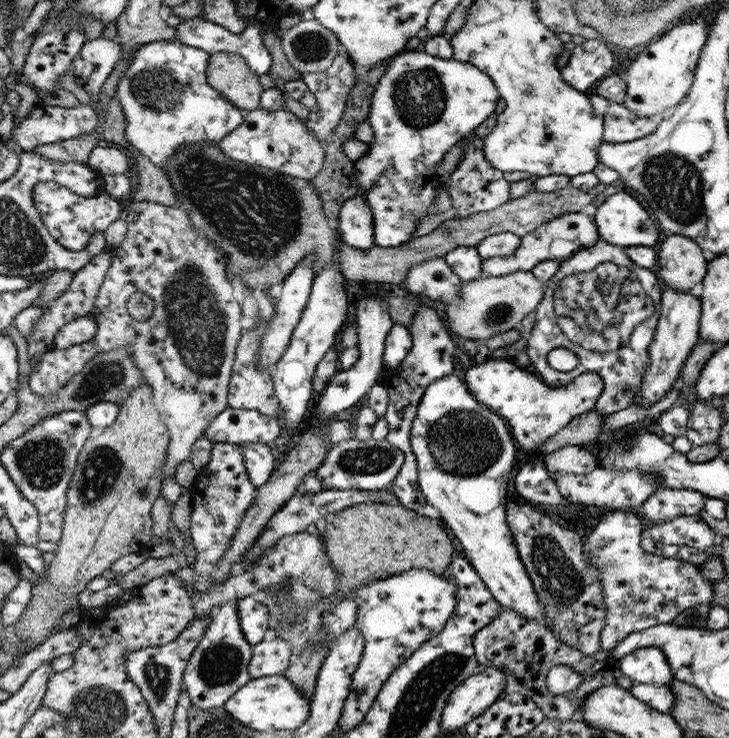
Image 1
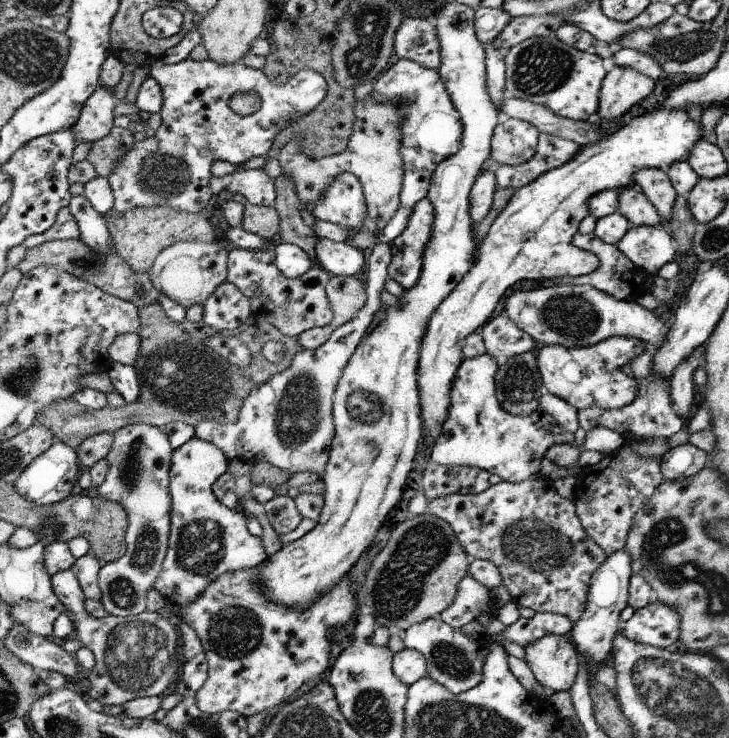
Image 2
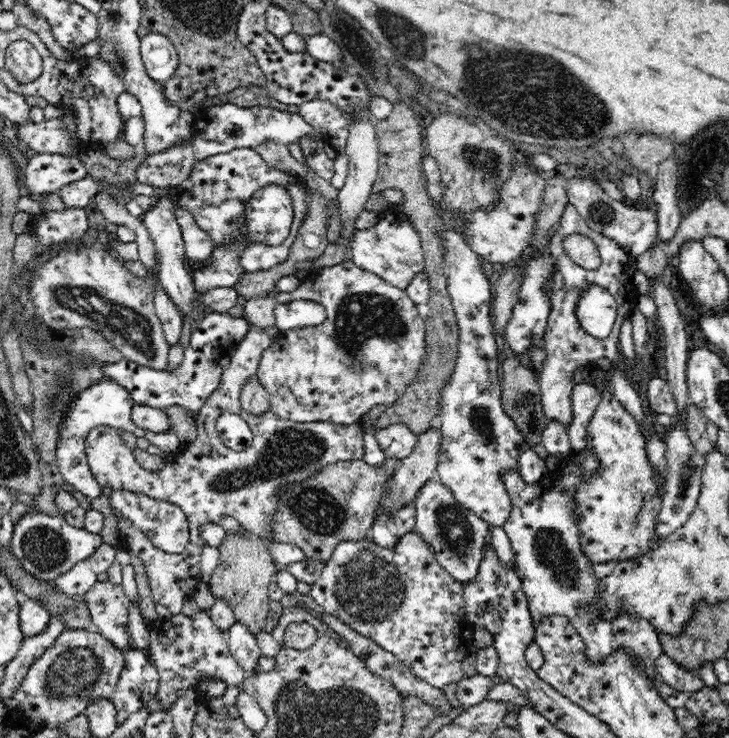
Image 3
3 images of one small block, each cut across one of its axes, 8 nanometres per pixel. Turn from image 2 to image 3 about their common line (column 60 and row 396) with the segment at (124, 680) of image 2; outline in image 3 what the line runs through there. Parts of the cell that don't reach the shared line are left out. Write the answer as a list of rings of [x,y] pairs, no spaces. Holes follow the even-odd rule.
[[[576,384],[572,389],[572,420],[569,436],[572,454],[582,452],[587,446],[587,426],[599,403],[599,392],[590,384]]]

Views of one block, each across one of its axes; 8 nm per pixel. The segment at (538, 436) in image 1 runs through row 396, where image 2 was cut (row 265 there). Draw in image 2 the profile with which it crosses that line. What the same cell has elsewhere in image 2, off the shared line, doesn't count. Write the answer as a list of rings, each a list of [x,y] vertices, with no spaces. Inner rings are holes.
[[[661,109],[644,113],[633,118],[628,124],[593,145],[581,147],[578,154],[564,166],[549,170],[526,184],[510,198],[510,202],[500,211],[492,223],[488,234],[478,244],[474,266],[455,286],[455,289],[434,311],[427,326],[417,370],[417,383],[421,408],[421,432],[425,444],[430,446],[441,436],[443,422],[447,419],[451,405],[451,388],[458,367],[463,361],[462,344],[474,331],[480,331],[485,322],[494,314],[496,304],[510,286],[520,280],[556,280],[568,277],[581,277],[598,268],[599,260],[595,254],[574,246],[573,236],[579,232],[580,221],[589,214],[588,199],[602,191],[620,191],[634,185],[633,172],[639,168],[668,169],[676,161],[686,161],[694,143],[702,139],[703,129],[700,123],[693,122],[686,110]]]

